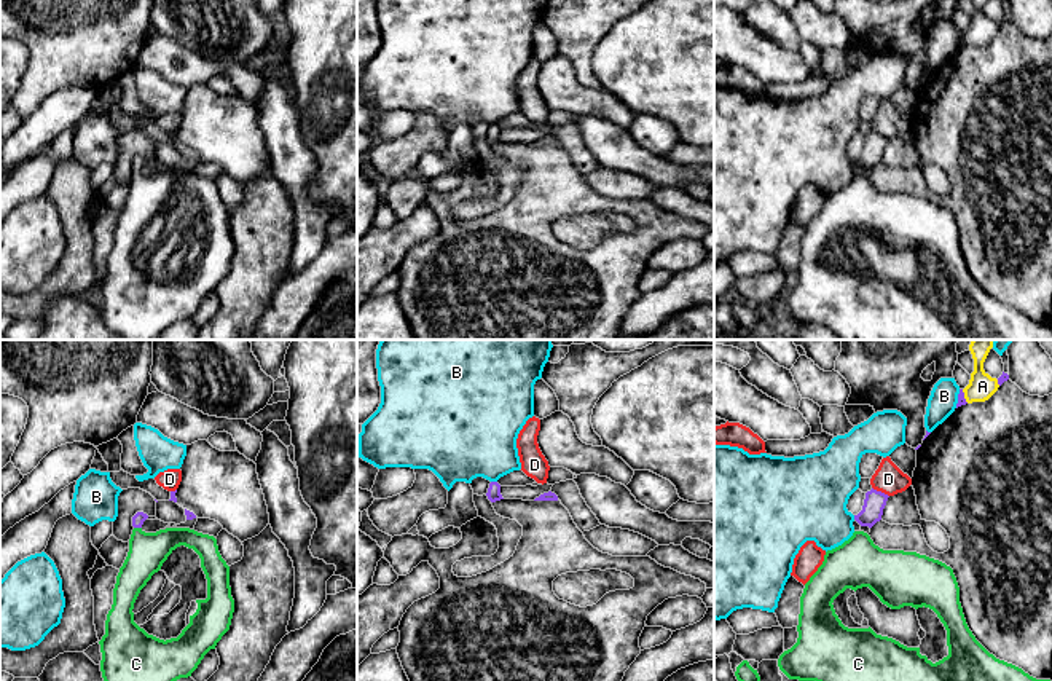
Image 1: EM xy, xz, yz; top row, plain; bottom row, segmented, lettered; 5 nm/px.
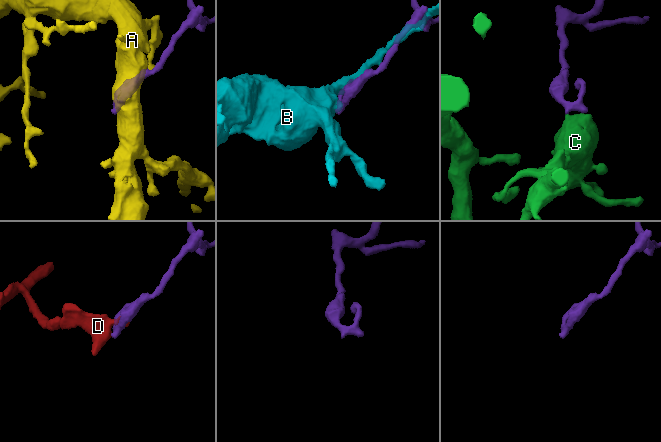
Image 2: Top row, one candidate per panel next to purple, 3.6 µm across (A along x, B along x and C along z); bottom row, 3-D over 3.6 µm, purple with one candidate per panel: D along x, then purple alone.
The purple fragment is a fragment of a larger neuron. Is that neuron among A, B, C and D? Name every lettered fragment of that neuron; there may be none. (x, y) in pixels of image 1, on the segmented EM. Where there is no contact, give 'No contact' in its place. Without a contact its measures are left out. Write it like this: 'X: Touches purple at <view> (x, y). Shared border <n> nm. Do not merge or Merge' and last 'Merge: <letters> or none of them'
A: Touches purple at yz (963, 396). Shared border 80 nm. Do not merge
B: Touches purple at xz (494, 482). Shared border 30 nm. Do not merge
C: Touches purple at xy (137, 527). Shared border 40 nm. Merge
D: Touches purple at yz (880, 492). Shared border 100 nm. Do not merge
Merge: C

